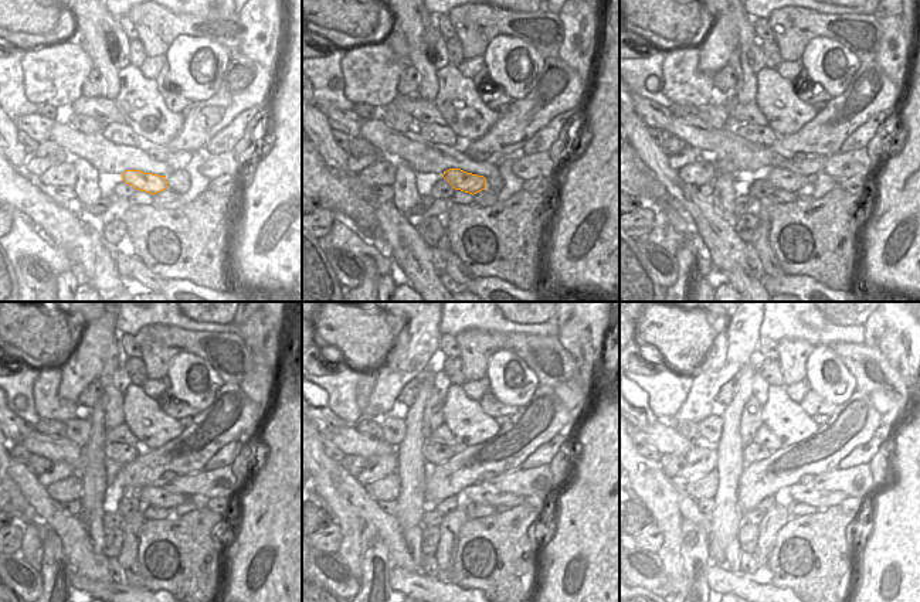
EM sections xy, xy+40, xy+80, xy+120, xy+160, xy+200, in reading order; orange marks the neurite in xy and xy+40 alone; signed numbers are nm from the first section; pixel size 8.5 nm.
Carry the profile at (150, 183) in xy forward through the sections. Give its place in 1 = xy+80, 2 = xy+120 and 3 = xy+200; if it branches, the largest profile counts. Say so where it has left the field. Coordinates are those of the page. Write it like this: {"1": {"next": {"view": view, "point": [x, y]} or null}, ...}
{"1": {"next": {"view": "xy+80", "point": [781, 179]}}, "2": {"next": {"view": "xy+120", "point": [156, 496]}}, "3": {"next": {"view": "xy+200", "point": [805, 493]}}}

